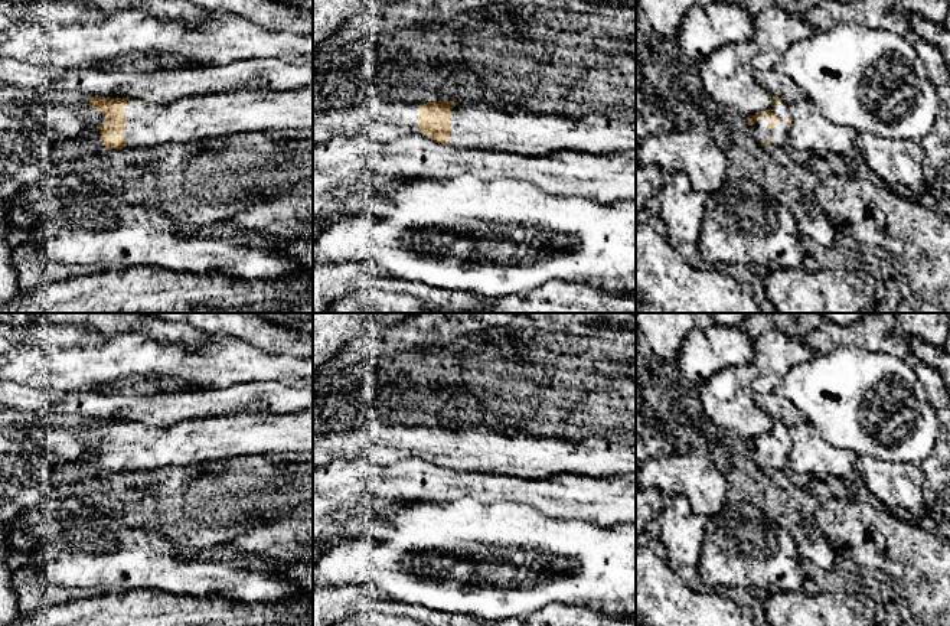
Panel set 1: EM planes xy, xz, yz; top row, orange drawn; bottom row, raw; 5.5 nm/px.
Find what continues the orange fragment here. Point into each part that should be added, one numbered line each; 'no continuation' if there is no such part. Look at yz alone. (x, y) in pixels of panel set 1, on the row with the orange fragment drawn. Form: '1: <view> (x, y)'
1: yz (780, 131)

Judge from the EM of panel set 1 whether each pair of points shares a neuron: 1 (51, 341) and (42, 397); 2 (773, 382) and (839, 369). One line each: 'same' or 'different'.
1: different
2: different

